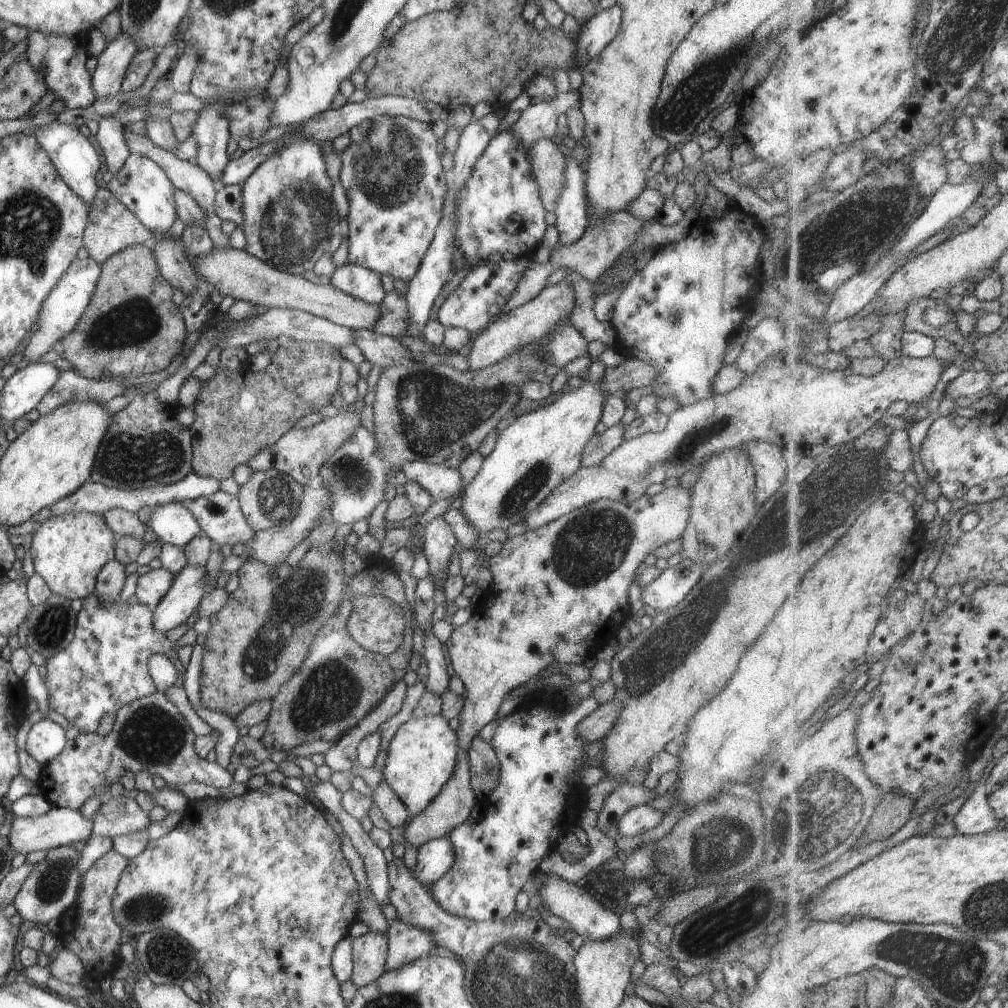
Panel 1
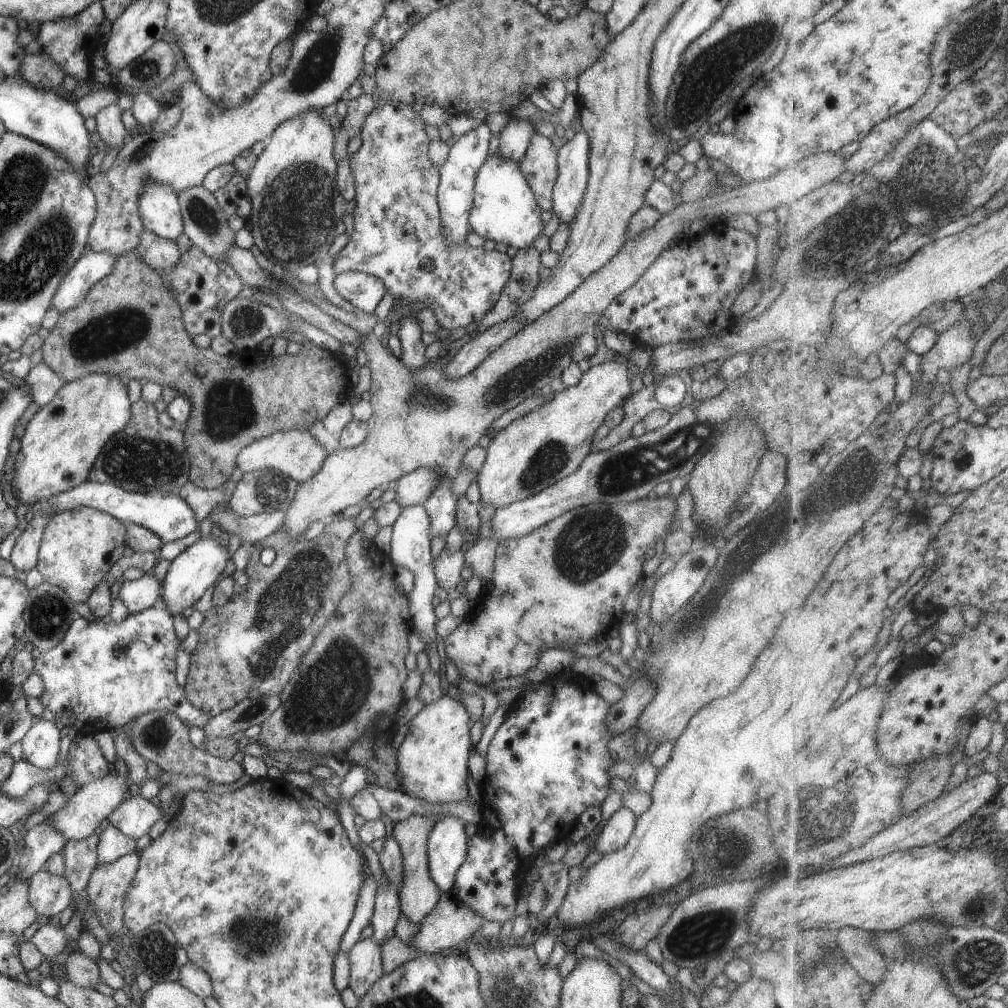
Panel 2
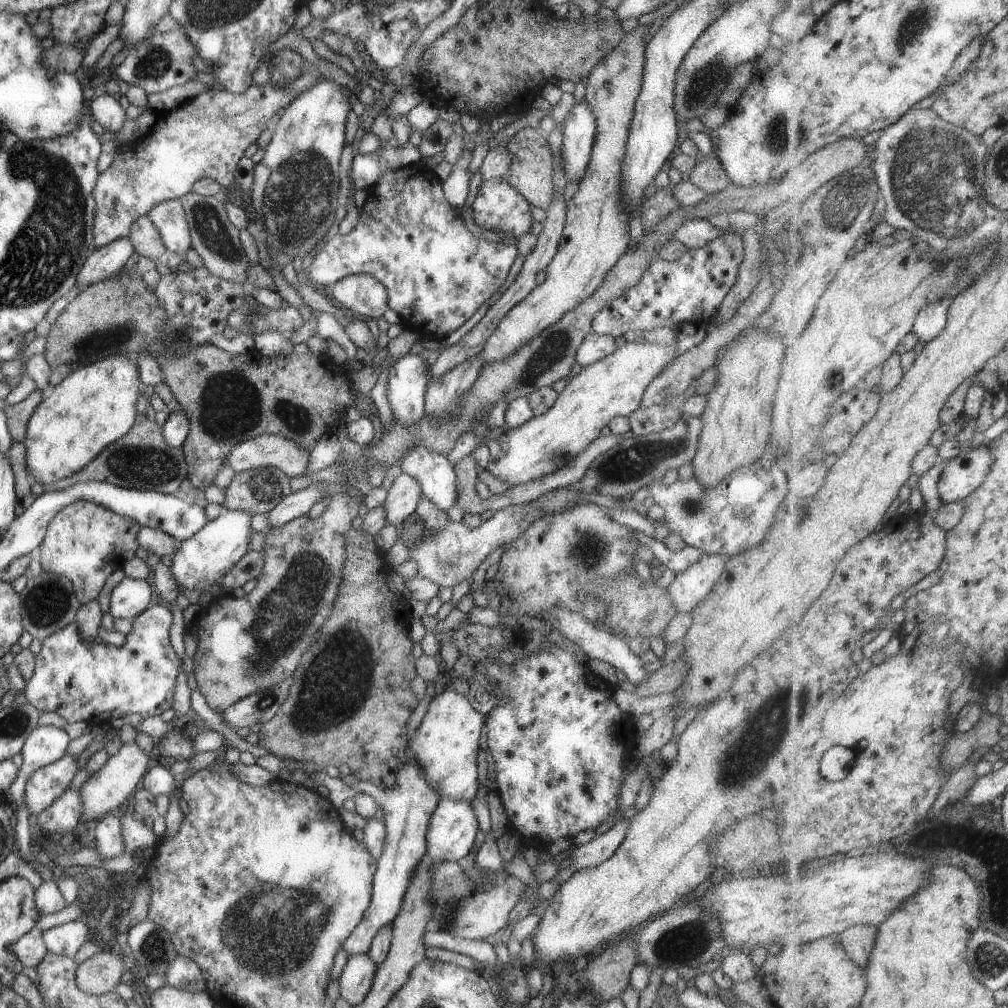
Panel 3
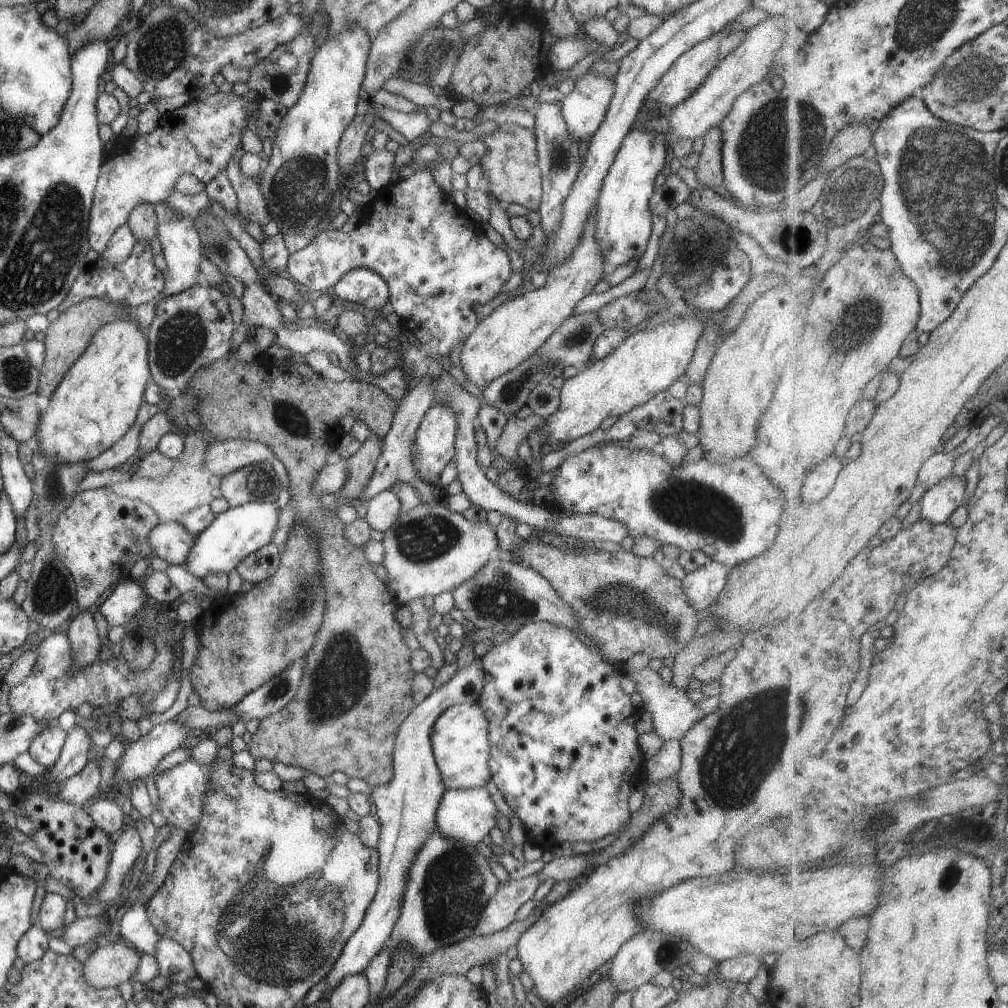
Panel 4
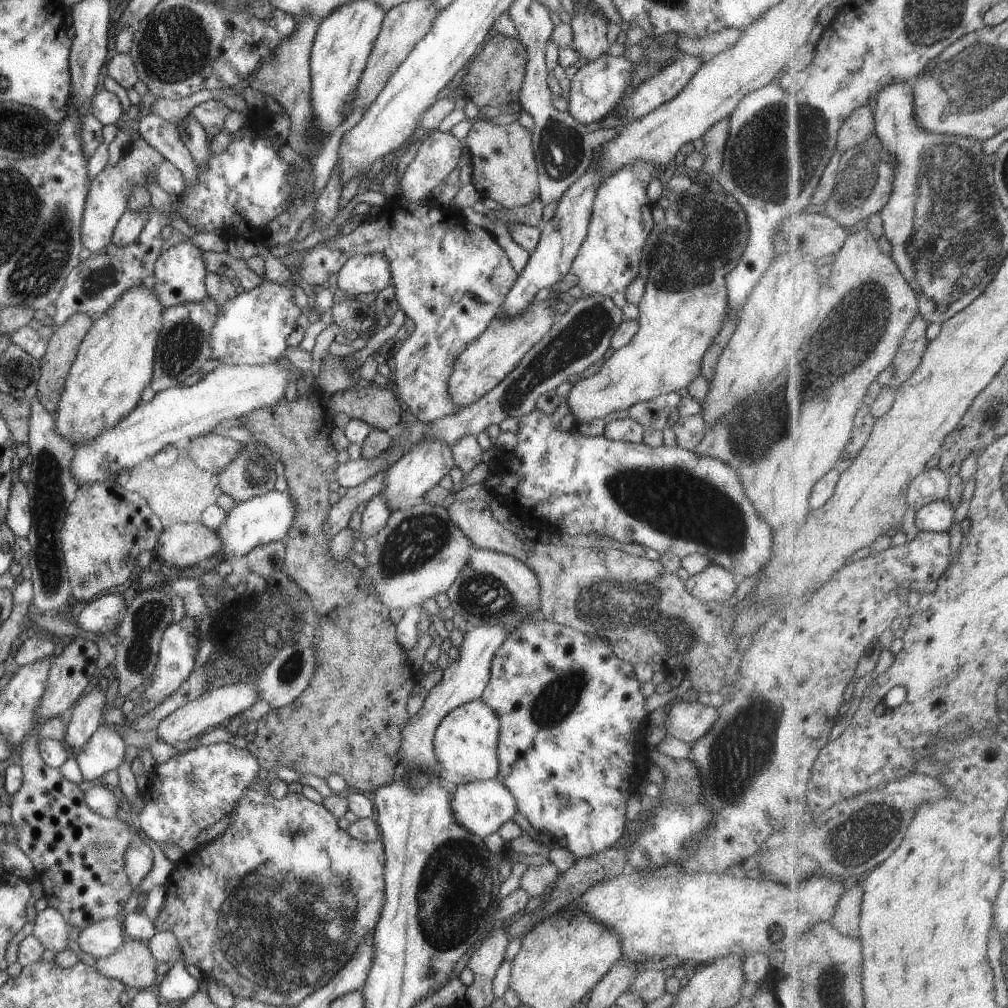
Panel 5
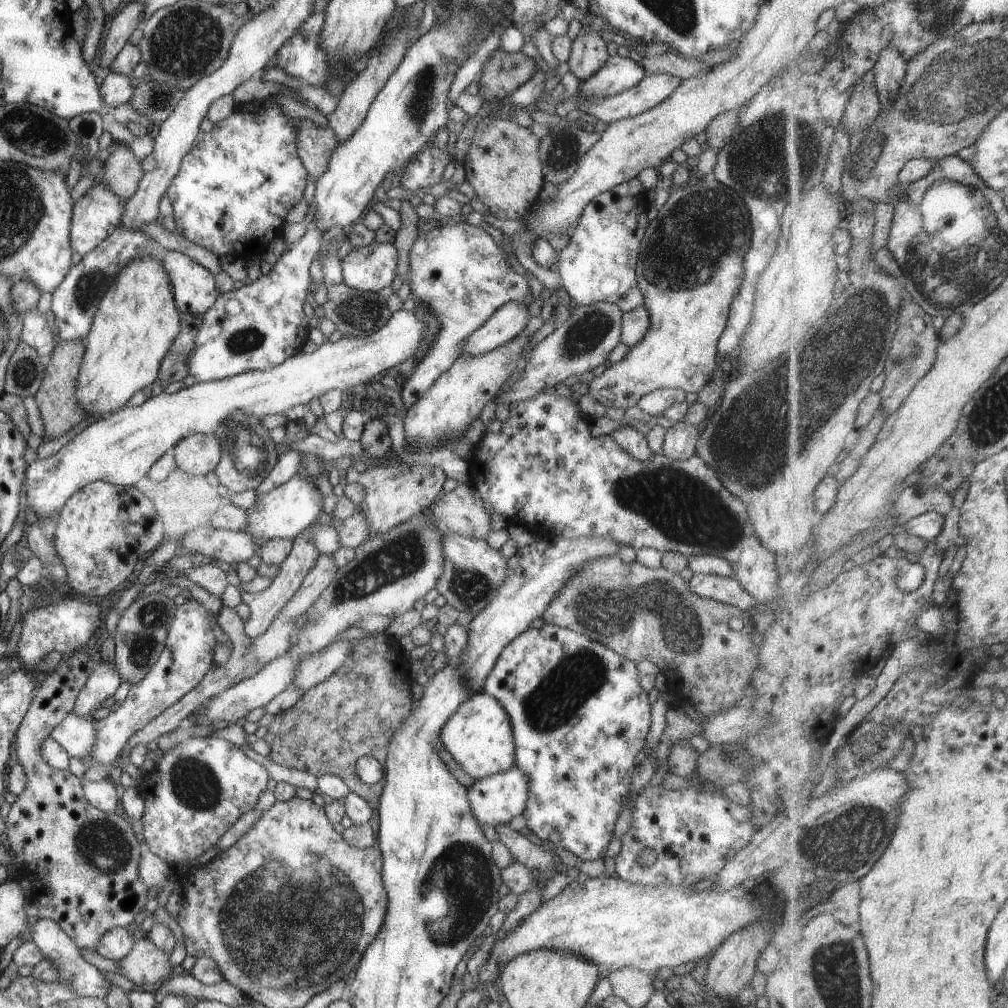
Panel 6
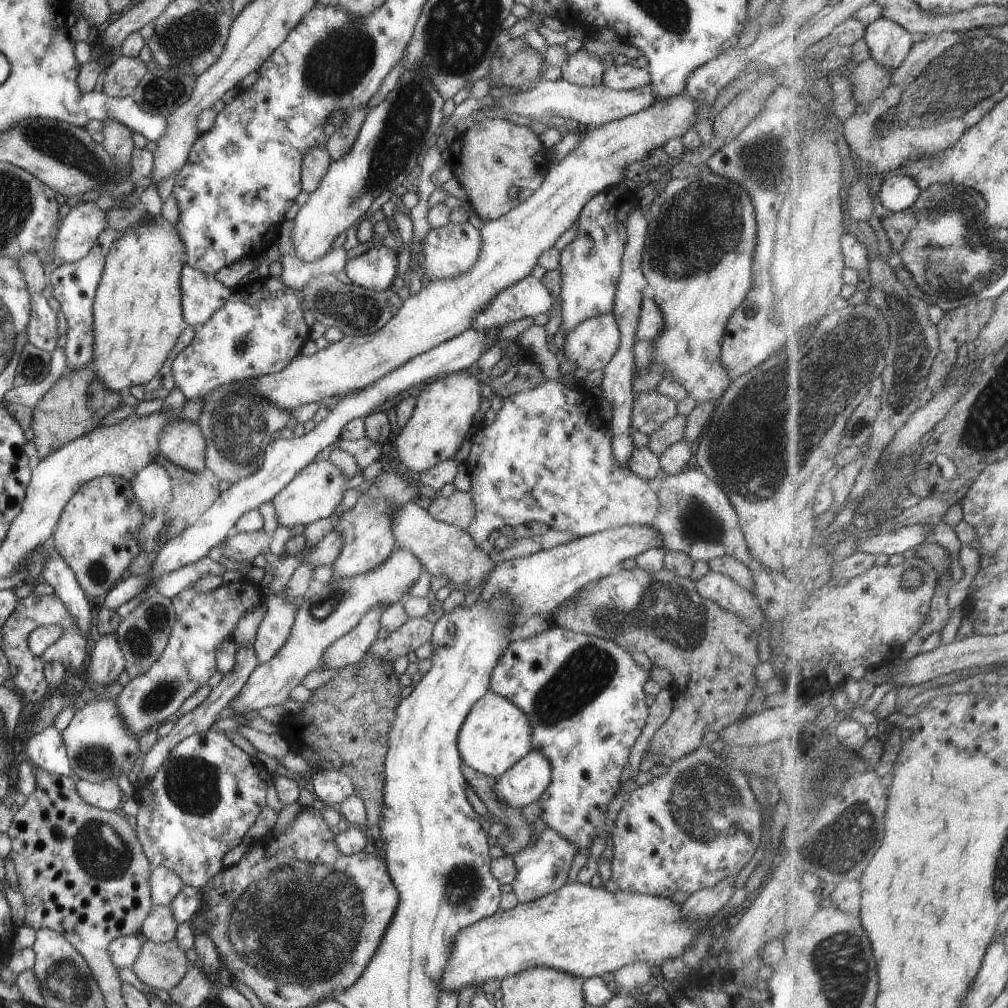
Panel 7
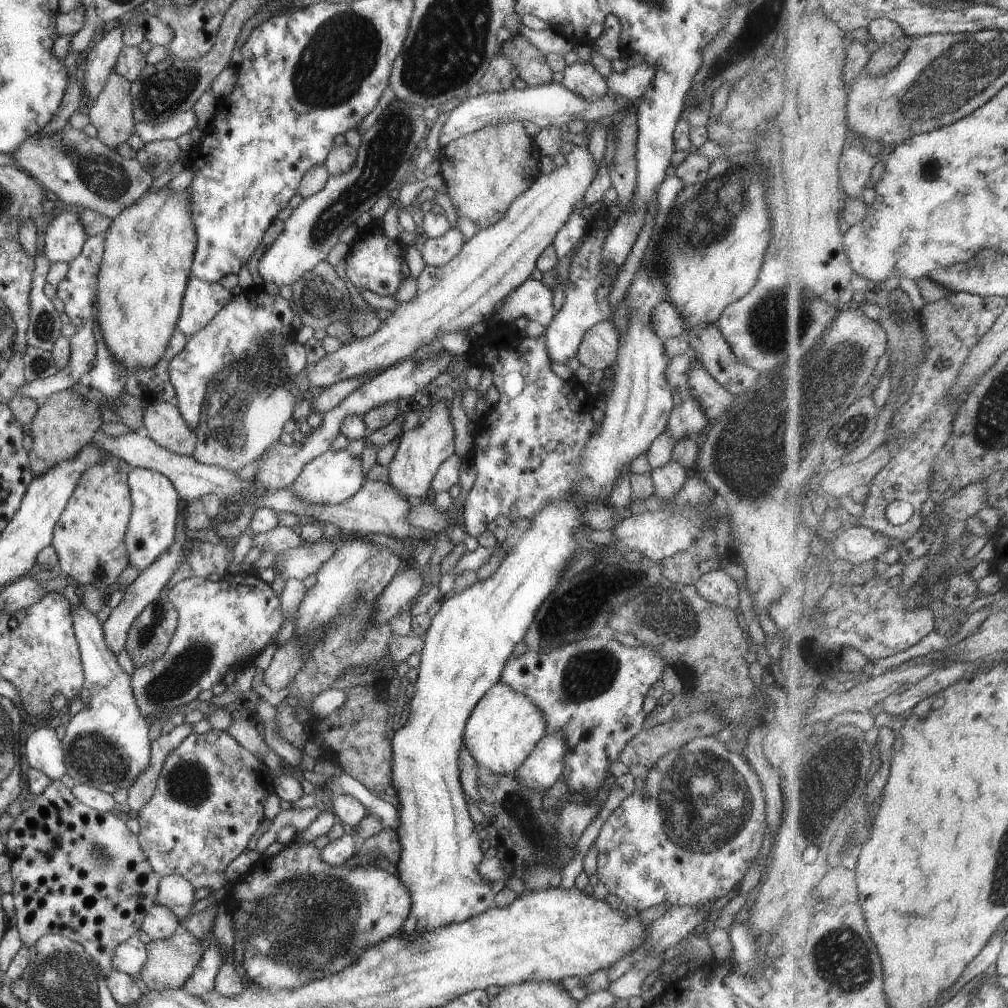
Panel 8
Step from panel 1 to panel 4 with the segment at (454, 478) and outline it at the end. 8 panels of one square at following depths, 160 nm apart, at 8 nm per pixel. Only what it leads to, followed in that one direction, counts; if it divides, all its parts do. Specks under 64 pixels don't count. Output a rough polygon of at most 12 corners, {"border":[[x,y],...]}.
{"border":[[389,489],[367,502],[364,519],[373,531],[384,533],[401,509]]}

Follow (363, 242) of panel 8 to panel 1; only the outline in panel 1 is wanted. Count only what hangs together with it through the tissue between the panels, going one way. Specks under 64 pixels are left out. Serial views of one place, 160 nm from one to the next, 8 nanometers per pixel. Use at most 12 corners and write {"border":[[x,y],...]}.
{"border":[[355,264],[335,267],[325,283],[375,306],[385,297],[380,276]]}

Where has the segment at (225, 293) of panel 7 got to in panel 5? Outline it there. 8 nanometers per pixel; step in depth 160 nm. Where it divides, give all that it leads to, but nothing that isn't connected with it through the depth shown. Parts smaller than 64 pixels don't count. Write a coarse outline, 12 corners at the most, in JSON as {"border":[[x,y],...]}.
{"border":[[189,238],[154,262],[164,309],[209,299],[202,250]]}

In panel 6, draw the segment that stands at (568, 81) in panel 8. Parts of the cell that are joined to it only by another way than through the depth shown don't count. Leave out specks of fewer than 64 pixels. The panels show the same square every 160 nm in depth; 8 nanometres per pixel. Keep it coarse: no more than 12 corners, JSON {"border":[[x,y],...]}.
{"border":[[595,31],[570,43],[566,63],[579,82],[607,60]]}

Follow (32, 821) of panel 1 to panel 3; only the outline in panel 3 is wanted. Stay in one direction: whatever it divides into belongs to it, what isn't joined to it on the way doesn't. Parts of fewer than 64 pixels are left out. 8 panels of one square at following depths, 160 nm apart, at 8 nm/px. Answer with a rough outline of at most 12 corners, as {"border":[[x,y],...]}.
{"border":[[122,745],[78,793],[78,822],[98,821],[131,798],[156,761]]}

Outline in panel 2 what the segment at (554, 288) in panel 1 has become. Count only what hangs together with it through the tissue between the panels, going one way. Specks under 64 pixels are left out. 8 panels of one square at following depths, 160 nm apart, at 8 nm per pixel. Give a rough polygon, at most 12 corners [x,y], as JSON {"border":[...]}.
{"border":[[503,320],[465,342],[447,362],[447,378],[472,372],[524,328]]}

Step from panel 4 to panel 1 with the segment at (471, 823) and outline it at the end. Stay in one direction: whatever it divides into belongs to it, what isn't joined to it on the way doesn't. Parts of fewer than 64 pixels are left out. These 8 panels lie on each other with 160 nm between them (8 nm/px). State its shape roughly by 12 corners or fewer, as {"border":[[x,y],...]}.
{"border":[[446,837],[417,849],[412,876],[437,882],[453,866],[455,850]]}

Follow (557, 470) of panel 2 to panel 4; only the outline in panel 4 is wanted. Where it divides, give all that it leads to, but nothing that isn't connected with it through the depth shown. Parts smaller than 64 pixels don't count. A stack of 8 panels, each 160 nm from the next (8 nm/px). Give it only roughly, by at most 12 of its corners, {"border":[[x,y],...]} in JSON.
{"border":[[704,323],[632,331],[564,380],[538,426],[566,445],[683,375]]}

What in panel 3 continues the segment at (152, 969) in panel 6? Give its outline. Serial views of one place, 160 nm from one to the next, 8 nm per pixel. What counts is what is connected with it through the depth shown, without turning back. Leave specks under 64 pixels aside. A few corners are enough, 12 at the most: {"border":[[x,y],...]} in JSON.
{"border":[[99,949],[76,966],[76,987],[113,991],[124,972],[118,956]]}

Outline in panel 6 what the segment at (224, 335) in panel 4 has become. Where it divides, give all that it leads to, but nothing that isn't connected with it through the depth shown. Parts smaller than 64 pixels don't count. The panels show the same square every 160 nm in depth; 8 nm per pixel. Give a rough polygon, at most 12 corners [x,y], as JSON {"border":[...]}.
{"border":[[180,313],[180,329],[141,389],[148,399],[188,374],[202,315]]}

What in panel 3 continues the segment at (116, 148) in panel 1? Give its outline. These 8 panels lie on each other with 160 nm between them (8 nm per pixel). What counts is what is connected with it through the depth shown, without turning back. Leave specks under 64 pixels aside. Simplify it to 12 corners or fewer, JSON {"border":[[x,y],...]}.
{"border":[[117,96],[88,102],[90,116],[113,134],[125,120]]}

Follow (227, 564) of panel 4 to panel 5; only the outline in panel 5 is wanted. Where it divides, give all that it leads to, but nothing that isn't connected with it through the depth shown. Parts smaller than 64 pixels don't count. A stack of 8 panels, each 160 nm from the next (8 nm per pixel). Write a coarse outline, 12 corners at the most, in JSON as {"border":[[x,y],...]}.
{"border":[[286,491],[237,503],[215,530],[231,562],[281,541],[293,517]]}

